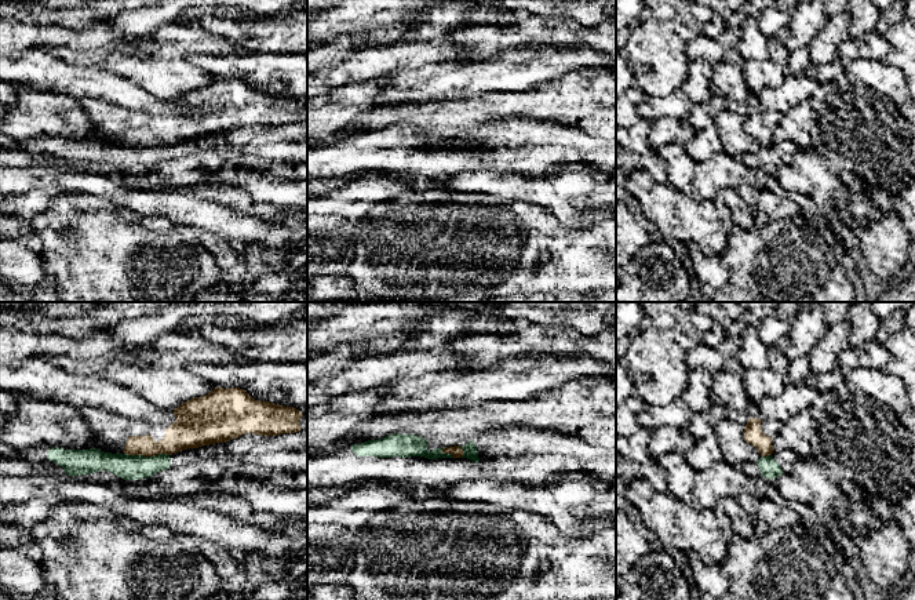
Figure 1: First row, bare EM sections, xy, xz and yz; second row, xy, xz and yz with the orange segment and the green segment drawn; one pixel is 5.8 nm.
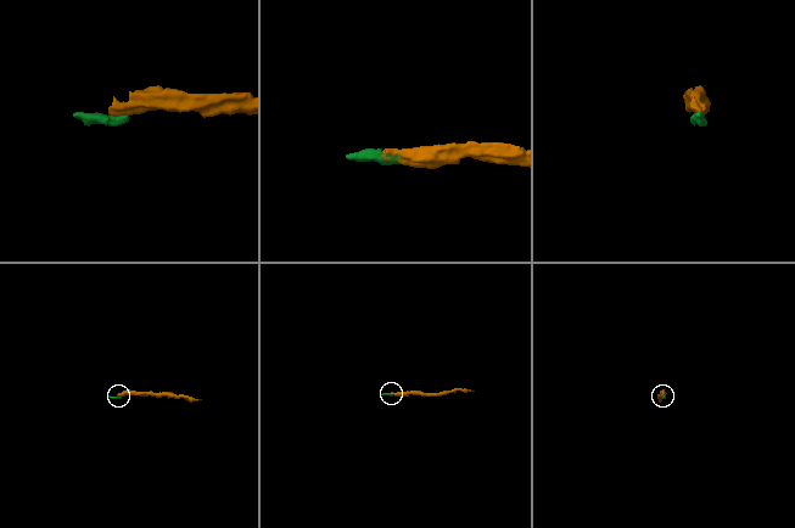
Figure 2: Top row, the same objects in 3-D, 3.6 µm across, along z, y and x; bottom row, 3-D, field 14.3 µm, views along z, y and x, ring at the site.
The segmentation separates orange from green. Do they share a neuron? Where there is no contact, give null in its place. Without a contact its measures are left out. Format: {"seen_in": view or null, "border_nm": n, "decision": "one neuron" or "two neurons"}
{"seen_in": "xy", "border_nm": 260, "decision": "two neurons"}

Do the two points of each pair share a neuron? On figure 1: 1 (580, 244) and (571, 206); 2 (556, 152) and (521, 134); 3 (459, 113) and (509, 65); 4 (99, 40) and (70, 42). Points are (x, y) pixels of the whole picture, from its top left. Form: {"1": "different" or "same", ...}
{"1": "different", "2": "same", "3": "different", "4": "same"}

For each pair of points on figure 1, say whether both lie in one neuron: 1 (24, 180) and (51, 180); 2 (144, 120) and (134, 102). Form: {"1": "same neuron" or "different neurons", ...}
{"1": "same neuron", "2": "different neurons"}

